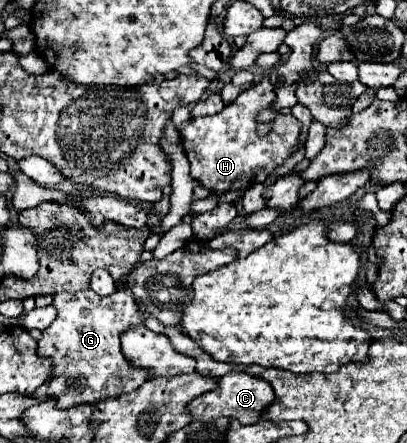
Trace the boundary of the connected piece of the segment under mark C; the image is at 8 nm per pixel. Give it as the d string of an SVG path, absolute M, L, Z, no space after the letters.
M227 373L225 377L219 379L217 389L203 393L199 397L195 397L195 401L191 401L191 405L187 409L191 409L193 419L199 421L209 421L209 419L217 419L217 417L231 417L231 419L239 419L241 423L249 425L249 423L257 423L265 409L275 401L275 393L273 387L263 381L261 377L253 377L249 373Z

